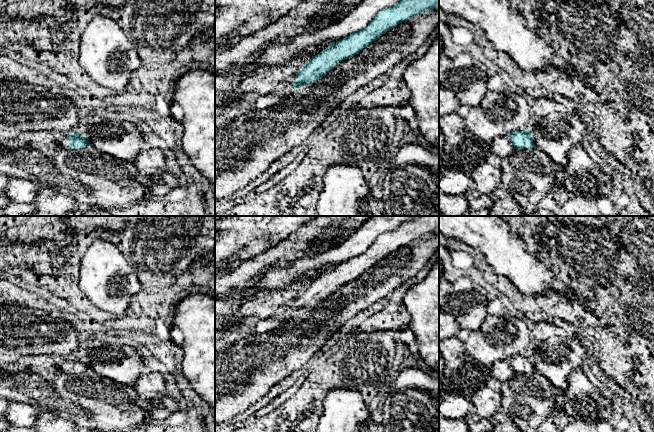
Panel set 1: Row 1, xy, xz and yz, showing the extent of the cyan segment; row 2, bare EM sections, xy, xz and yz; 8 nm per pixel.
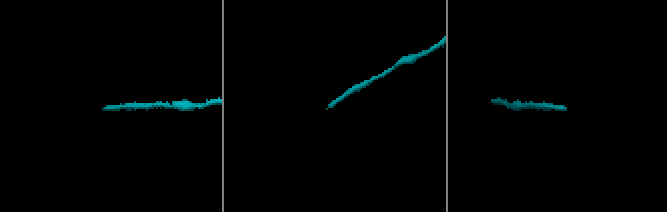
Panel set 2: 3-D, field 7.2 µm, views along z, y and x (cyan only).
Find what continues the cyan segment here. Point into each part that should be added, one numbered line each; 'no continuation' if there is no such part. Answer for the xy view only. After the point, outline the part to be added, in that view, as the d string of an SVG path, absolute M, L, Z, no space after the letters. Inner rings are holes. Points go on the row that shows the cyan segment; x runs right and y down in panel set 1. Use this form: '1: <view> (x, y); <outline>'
1: xy (63, 141); M61 135L59 140L58 140L58 144L64 150L75 150L75 149L73 149L73 148L68 146L68 144L69 144L69 137L68 137L68 135Z

